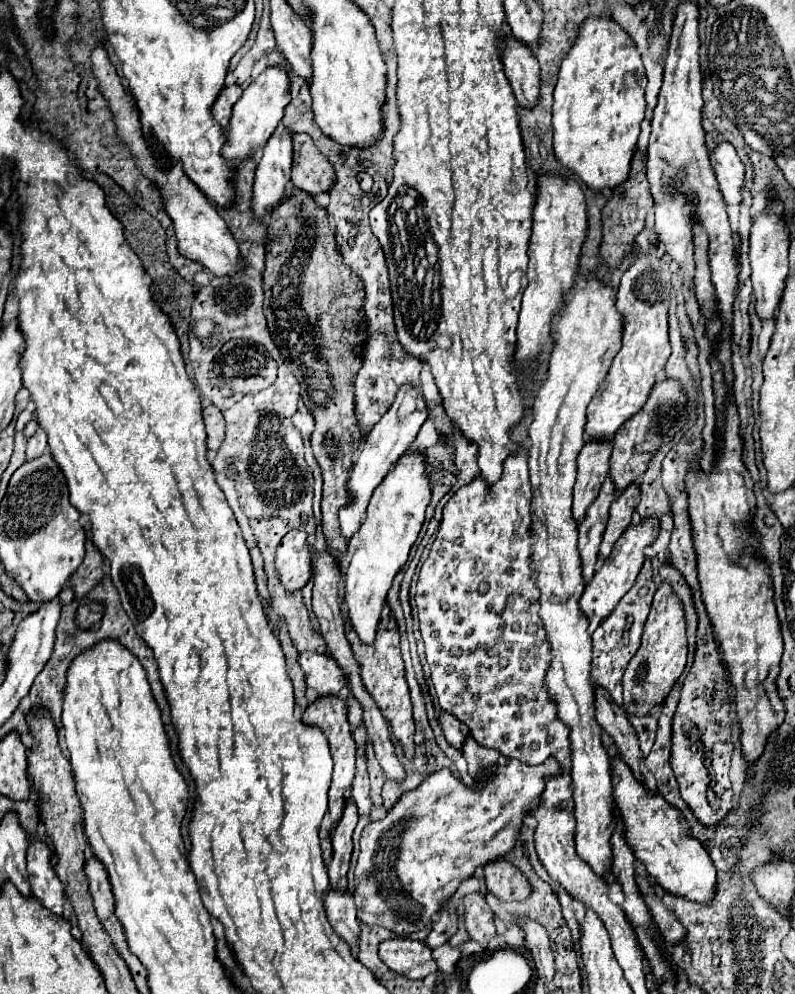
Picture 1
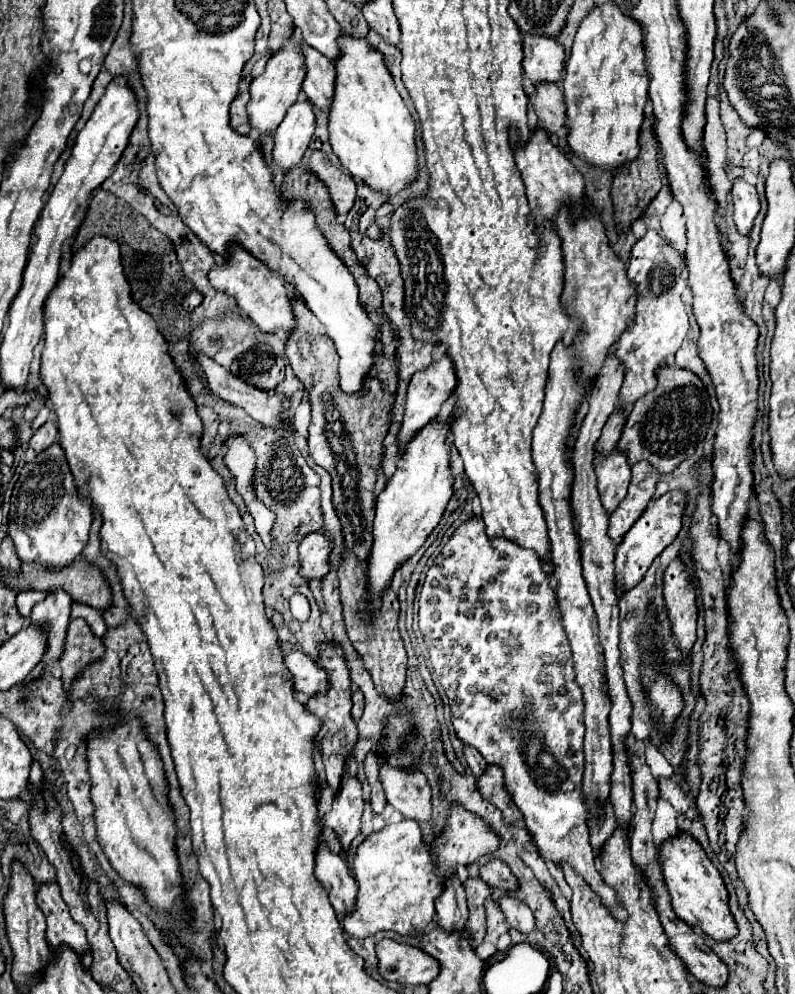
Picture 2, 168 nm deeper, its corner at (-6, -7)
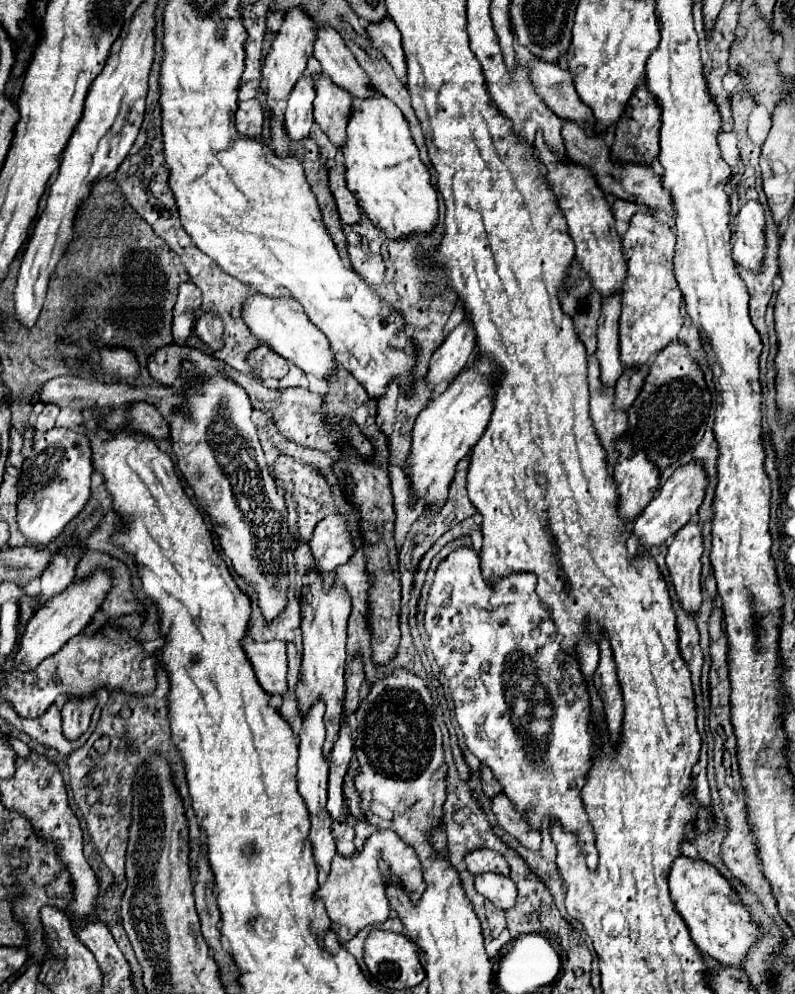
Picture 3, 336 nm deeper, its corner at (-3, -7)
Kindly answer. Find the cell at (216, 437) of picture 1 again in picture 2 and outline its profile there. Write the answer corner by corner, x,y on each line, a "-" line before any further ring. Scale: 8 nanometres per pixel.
198,406
198,416
202,418
202,424
204,424
200,444
202,444
202,448
208,448
210,442
214,440
214,436
216,436
220,420
218,420
218,414
210,406

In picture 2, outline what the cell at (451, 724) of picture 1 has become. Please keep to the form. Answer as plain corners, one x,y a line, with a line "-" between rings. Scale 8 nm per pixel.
464,746
464,756
466,756
466,762
472,768
474,776
480,778
486,772
486,768
488,768
486,760
480,756
480,752
476,752
476,748
470,748
470,746

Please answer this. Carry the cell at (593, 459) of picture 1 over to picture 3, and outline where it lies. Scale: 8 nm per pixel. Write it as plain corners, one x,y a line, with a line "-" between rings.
631,368
623,372
623,376
615,384
615,404
613,404
615,410
627,410
633,404
643,386
643,380
645,370
641,368

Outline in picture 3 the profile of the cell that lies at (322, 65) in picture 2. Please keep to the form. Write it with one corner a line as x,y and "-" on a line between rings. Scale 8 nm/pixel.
313,72
311,76
317,92
313,102
315,122
335,146
341,146
345,142
345,124
351,108
351,94
337,86
323,72

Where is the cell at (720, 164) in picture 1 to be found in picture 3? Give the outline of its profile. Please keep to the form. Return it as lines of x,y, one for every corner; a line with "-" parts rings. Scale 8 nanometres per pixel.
747,200
737,214
733,260
749,270
759,270
765,248
765,210
759,200

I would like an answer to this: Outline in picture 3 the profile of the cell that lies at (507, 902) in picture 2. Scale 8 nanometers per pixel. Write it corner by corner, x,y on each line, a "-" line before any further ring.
481,874
475,878
475,888
501,910
511,910
517,900
517,888
511,878
499,874

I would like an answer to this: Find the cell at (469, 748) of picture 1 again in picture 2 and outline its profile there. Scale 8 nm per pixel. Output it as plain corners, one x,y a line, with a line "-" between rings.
488,766
488,770
478,778
478,790
488,802
492,802
502,812
502,820
506,824
516,824
522,820
520,810
512,802
510,794
504,792
504,778
498,766

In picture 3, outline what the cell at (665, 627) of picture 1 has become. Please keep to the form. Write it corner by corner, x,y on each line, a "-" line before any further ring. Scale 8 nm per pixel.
691,520
675,534
665,556
675,594
689,616
697,614
701,606
701,554
701,528
697,520

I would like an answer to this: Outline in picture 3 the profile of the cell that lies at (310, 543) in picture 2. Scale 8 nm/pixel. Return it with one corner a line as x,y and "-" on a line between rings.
333,514
321,520
311,540
307,542
311,548
311,554
315,558
315,566
319,572
335,570
337,566
345,564
353,556
353,544
349,536
349,526
345,516

